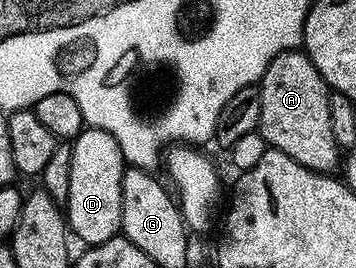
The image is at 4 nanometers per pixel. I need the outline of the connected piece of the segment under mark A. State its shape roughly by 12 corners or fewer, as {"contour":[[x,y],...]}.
{"contour":[[305,51],[264,70],[257,132],[333,173],[332,91]]}

